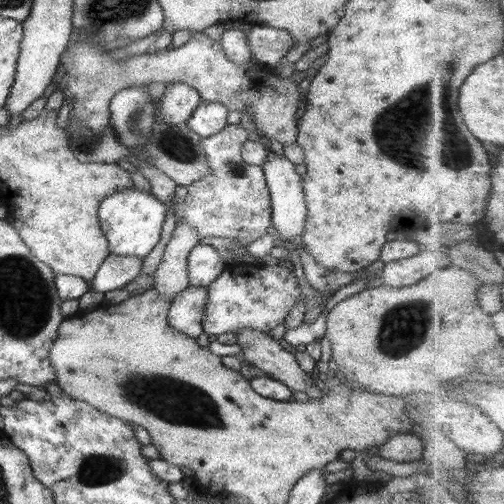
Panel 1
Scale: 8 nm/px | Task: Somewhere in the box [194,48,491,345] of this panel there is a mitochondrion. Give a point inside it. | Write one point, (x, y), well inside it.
(421, 110)

